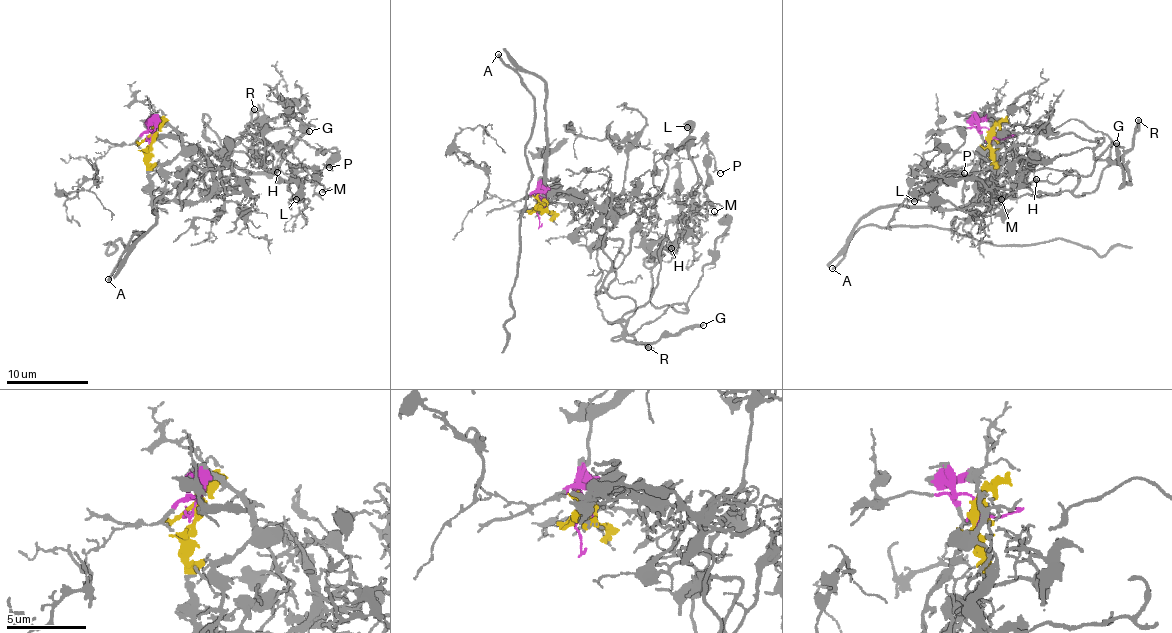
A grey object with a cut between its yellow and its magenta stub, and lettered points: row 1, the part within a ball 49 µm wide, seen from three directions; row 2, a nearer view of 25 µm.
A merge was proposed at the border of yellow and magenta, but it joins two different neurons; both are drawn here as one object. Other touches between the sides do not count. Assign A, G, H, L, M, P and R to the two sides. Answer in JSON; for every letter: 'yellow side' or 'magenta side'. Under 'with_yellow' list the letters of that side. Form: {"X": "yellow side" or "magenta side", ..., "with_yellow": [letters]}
{"A": "yellow side", "G": "magenta side", "H": "magenta side", "L": "magenta side", "M": "magenta side", "P": "magenta side", "R": "magenta side", "with_yellow": ["A"]}

